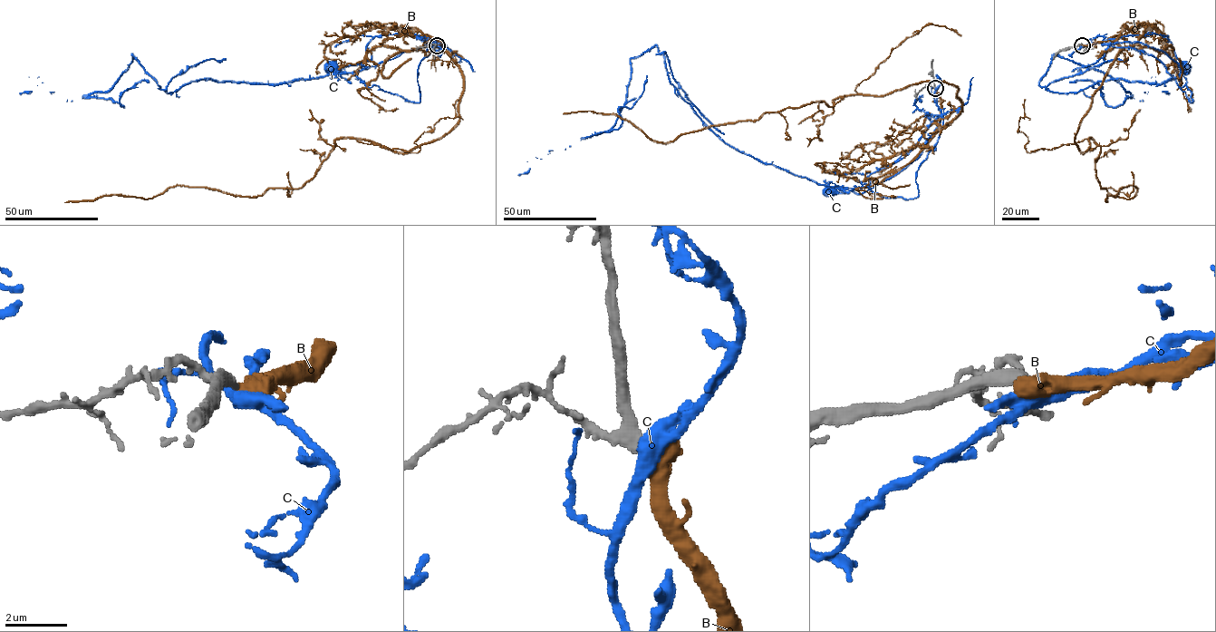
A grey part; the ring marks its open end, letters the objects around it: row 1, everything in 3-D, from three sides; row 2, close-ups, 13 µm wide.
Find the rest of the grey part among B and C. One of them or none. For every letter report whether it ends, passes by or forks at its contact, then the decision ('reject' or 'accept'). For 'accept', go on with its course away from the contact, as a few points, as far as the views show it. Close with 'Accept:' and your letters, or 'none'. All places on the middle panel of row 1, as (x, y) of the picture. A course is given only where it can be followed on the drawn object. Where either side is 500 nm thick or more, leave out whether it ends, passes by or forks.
B: it passes by; accept; course (935, 89), (944, 126), (961, 102), (957, 88), (935, 81), (665, 143), (614, 114), (563, 113)
C: it passes by; reject
Accept: B

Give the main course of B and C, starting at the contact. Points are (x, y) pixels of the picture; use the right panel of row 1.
B: (1083, 45), (1120, 48), (1075, 139), (1082, 152), (1089, 139), (1100, 147), (1101, 189), (1137, 189), (1107, 202)
C: (1082, 45), (1094, 42), (1138, 42), (1163, 52), (1187, 70), (1183, 73), (1186, 72), (1185, 68)

